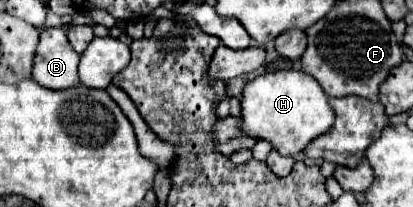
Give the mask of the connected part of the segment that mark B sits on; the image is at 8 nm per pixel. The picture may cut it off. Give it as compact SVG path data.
M48 28L40 34L32 78L48 90L68 90L80 84L80 54L72 50L62 28Z

